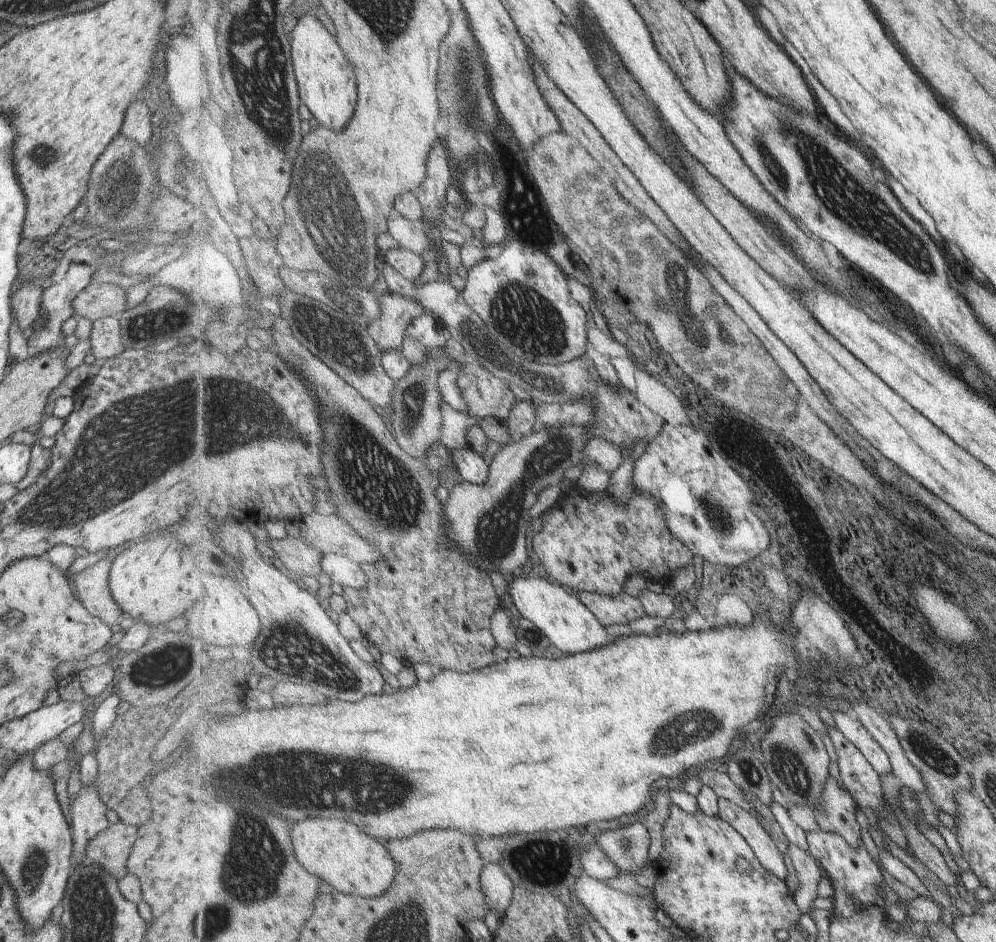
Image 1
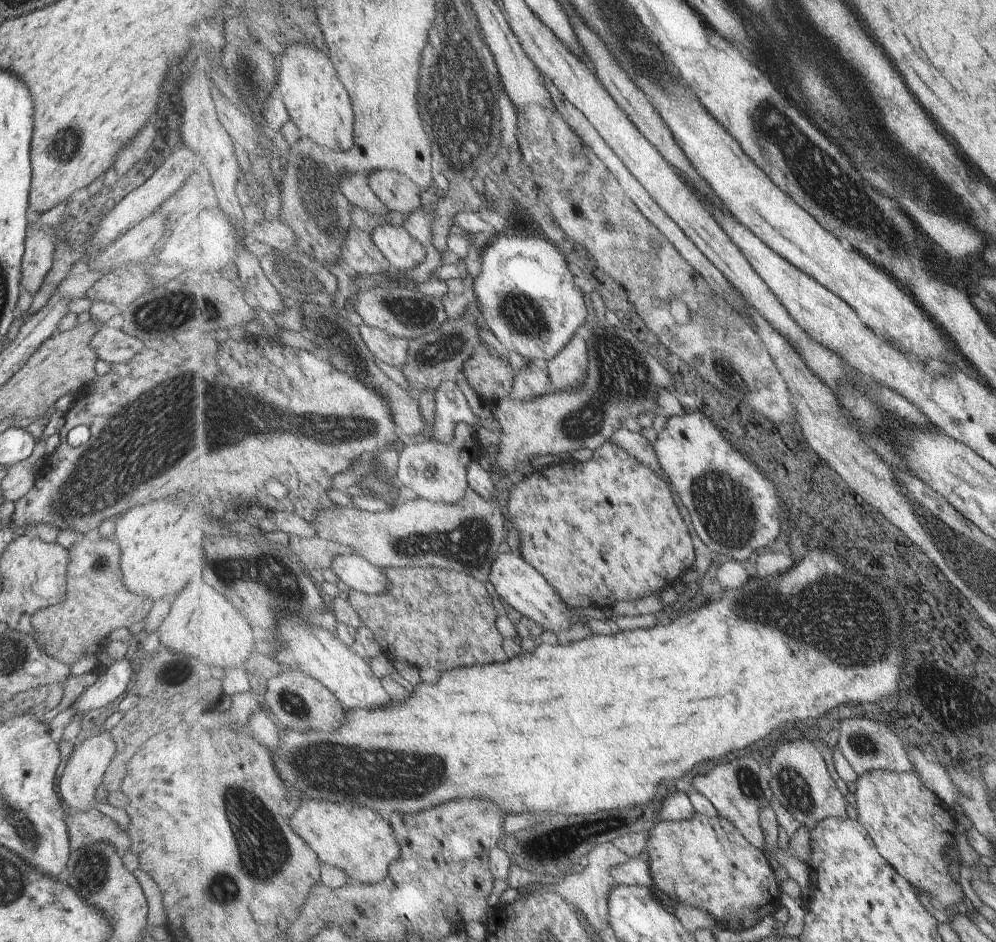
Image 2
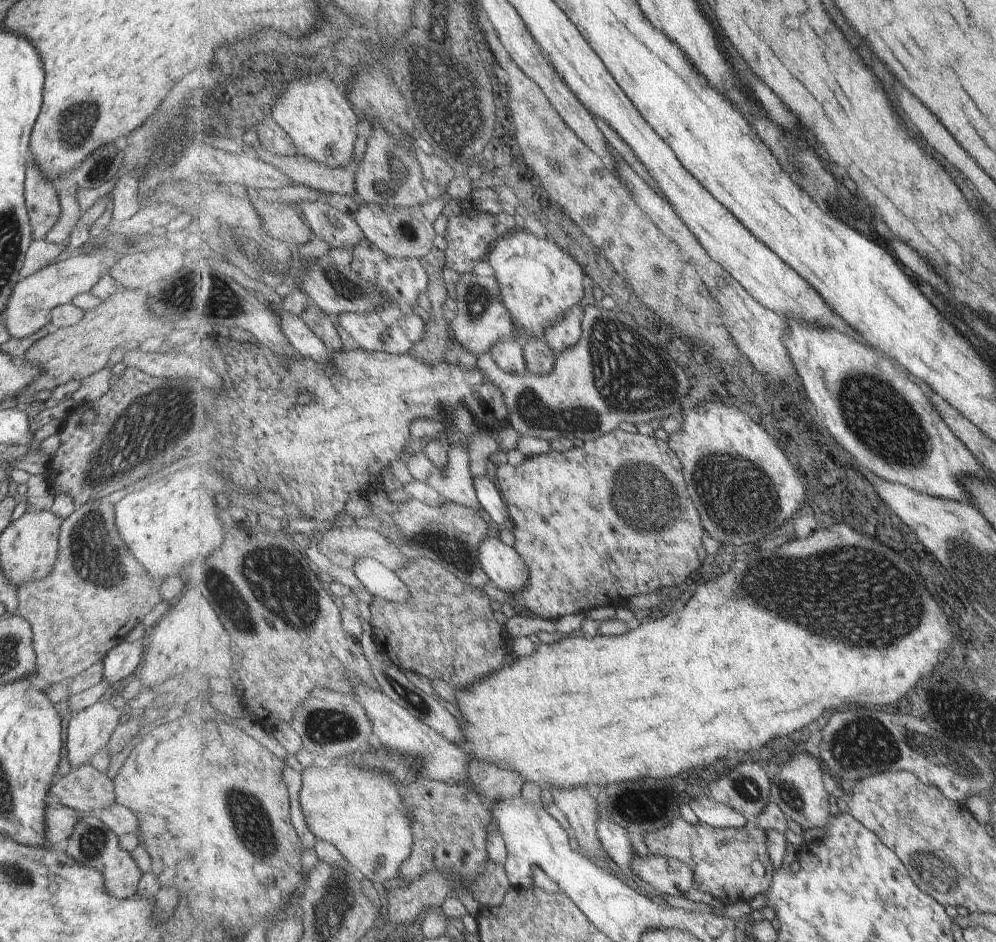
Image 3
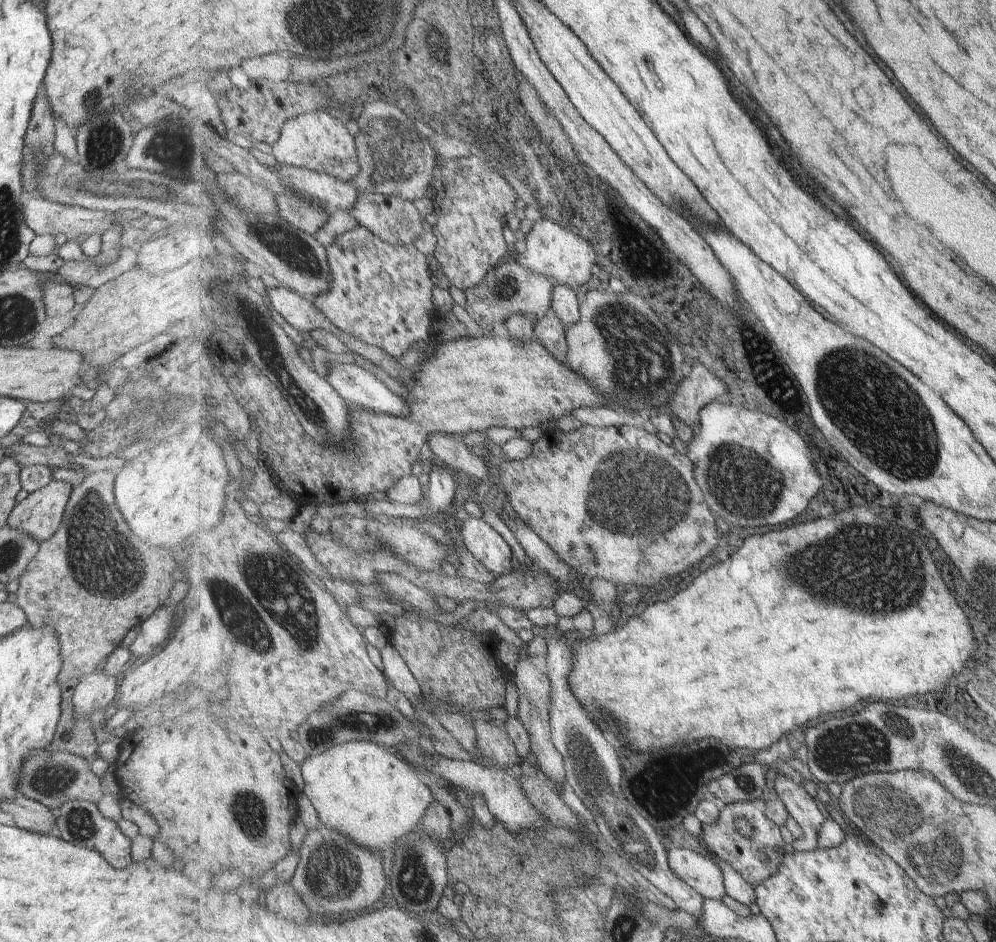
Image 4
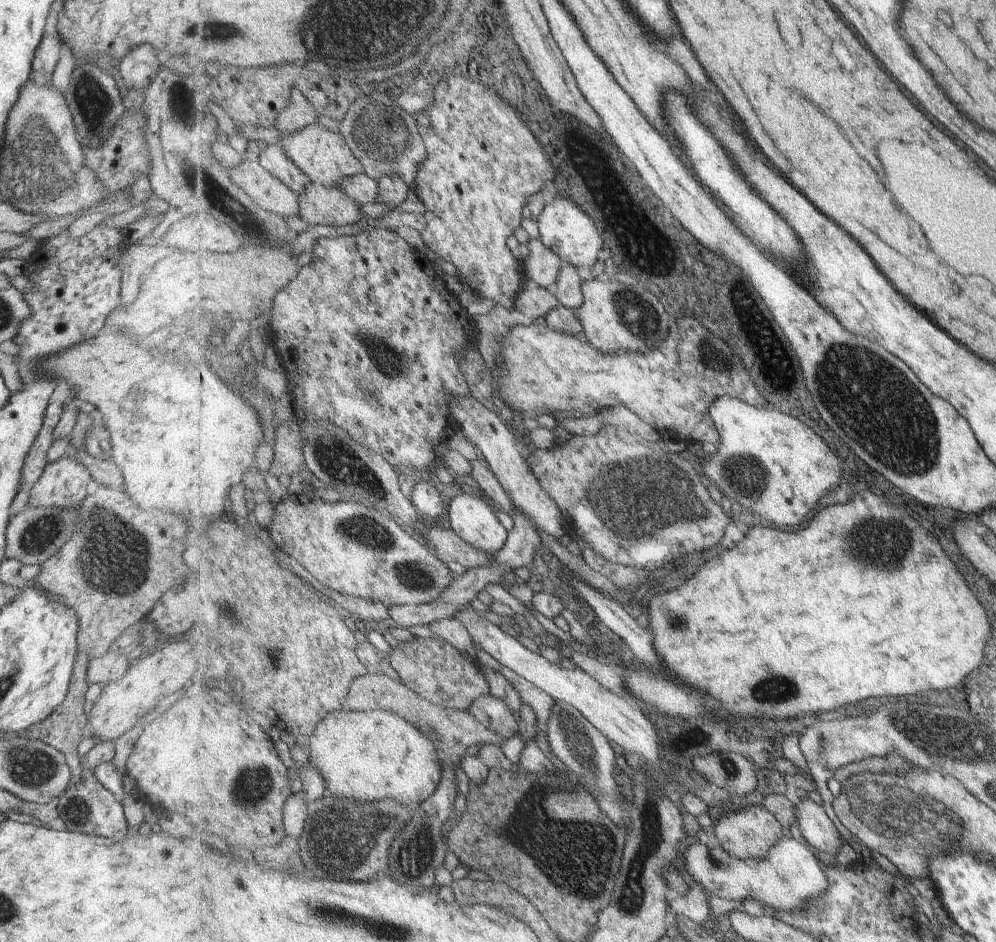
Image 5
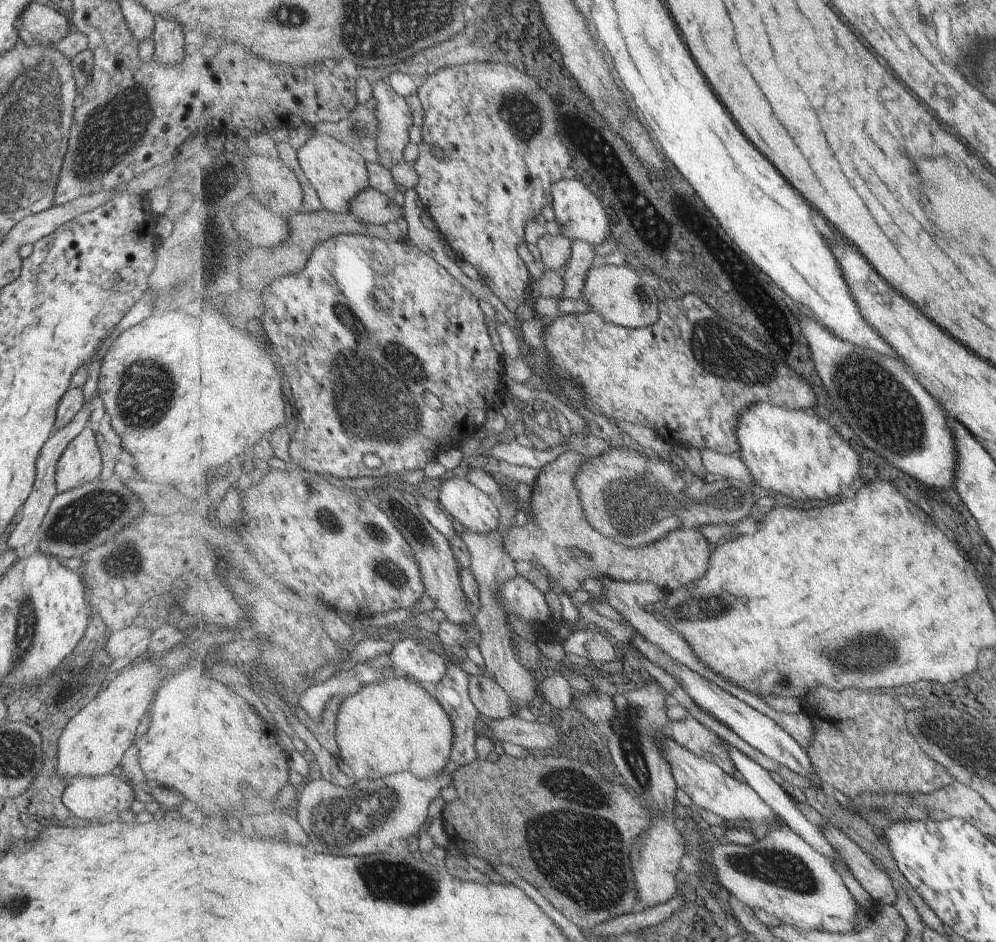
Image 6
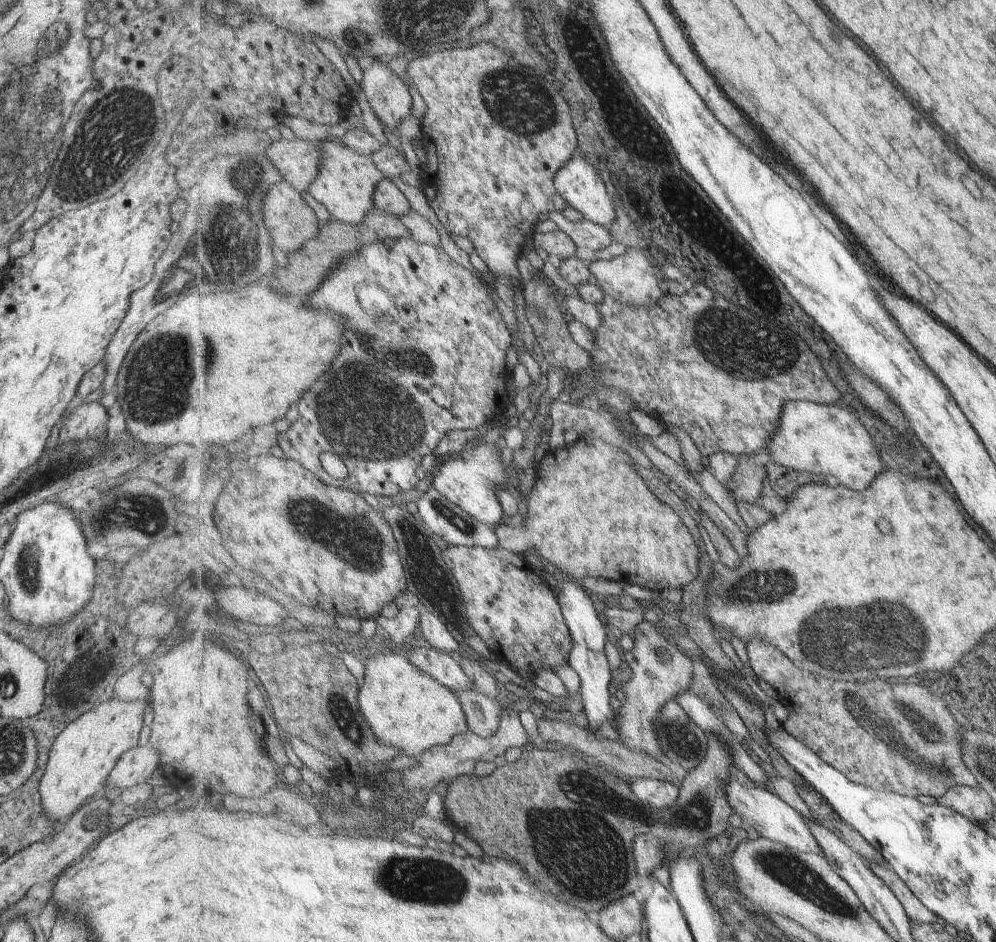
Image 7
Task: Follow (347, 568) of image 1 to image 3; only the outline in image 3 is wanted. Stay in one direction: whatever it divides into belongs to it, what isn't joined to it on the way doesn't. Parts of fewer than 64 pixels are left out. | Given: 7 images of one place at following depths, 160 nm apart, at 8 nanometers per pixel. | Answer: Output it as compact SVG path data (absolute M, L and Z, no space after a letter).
M374 557L360 559L355 573L374 595L389 601L405 603L411 597L410 587L387 564Z

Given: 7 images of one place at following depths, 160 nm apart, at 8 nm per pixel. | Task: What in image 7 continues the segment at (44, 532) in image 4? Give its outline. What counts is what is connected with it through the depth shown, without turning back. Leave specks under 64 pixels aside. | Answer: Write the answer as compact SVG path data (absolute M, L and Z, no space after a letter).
M76 401L70 416L62 422L59 446L75 444L84 438L96 438L105 430L109 418L108 410L100 401L82 402L79 405Z

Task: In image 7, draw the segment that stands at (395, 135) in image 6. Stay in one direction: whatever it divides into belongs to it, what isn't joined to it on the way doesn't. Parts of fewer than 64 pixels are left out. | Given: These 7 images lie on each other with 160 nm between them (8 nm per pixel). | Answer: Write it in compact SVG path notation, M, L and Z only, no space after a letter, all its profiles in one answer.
M375 59L364 75L362 87L368 94L371 106L382 122L397 133L400 124L413 114L414 98L410 88L396 66L388 66L388 61Z

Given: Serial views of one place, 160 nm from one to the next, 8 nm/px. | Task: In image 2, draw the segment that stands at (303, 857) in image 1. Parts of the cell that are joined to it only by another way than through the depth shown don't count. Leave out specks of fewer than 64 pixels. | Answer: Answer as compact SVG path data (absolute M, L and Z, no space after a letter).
M302 800L300 810L296 812L292 826L304 841L320 855L324 864L328 867L340 868L347 873L353 883L378 884L388 878L390 866L396 863L402 856L403 850L396 838L394 827L388 816L382 816L374 812L374 807L333 802L316 802L316 800Z

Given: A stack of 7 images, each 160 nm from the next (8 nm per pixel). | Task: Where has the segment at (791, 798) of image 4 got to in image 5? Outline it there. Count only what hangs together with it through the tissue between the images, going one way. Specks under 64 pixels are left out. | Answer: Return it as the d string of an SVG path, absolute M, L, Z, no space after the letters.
M808 796L797 800L797 817L807 846L836 855L842 838L836 822L828 814L824 802L815 802Z

